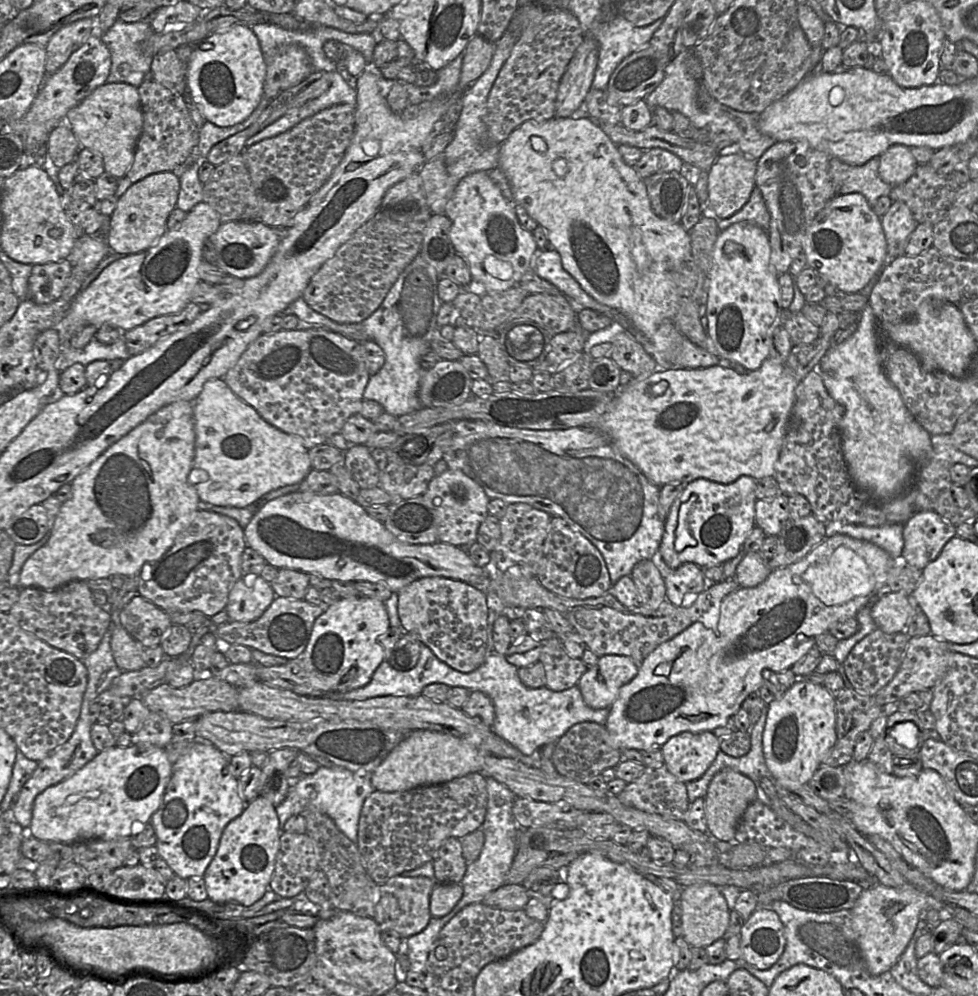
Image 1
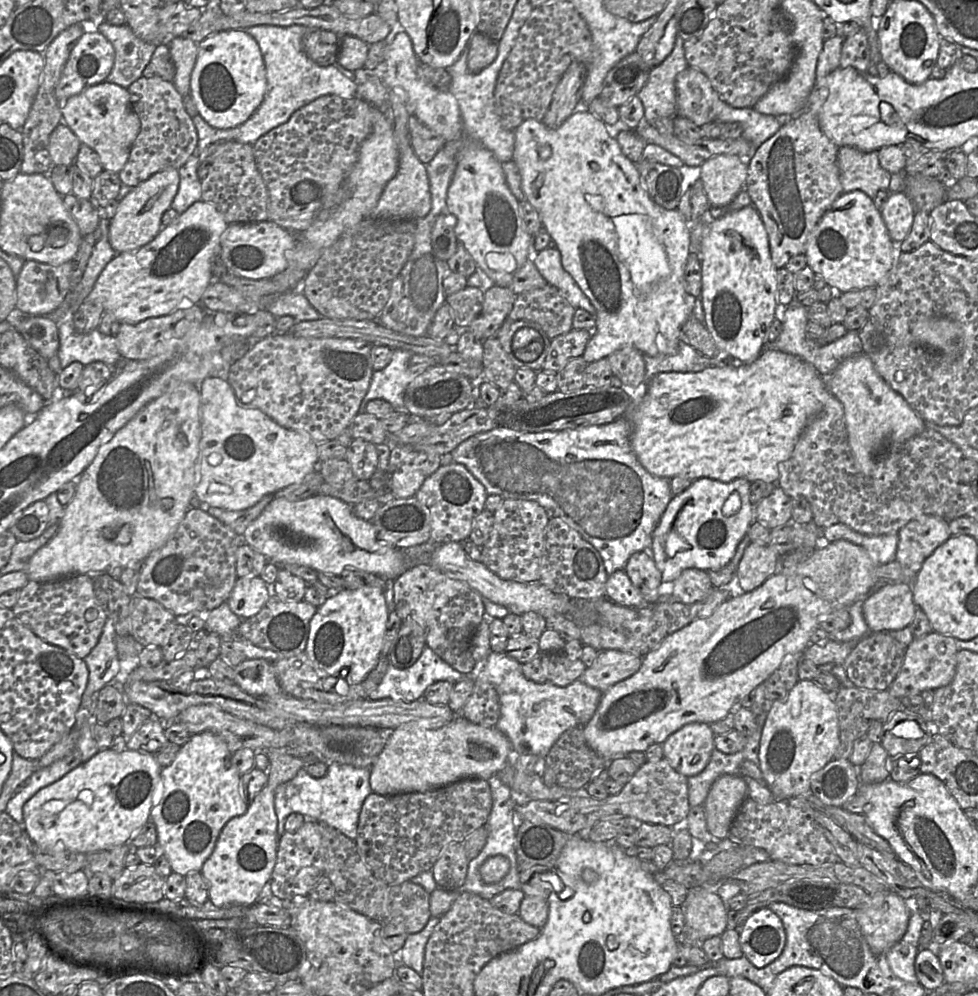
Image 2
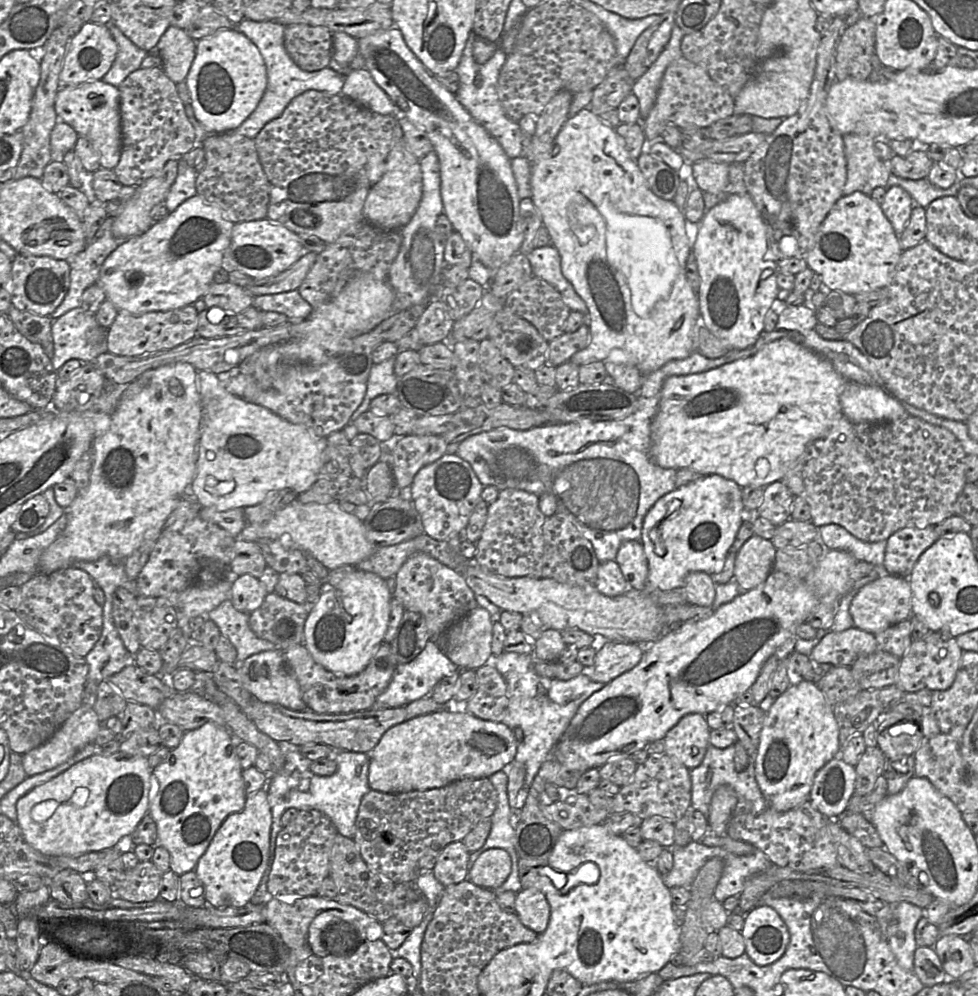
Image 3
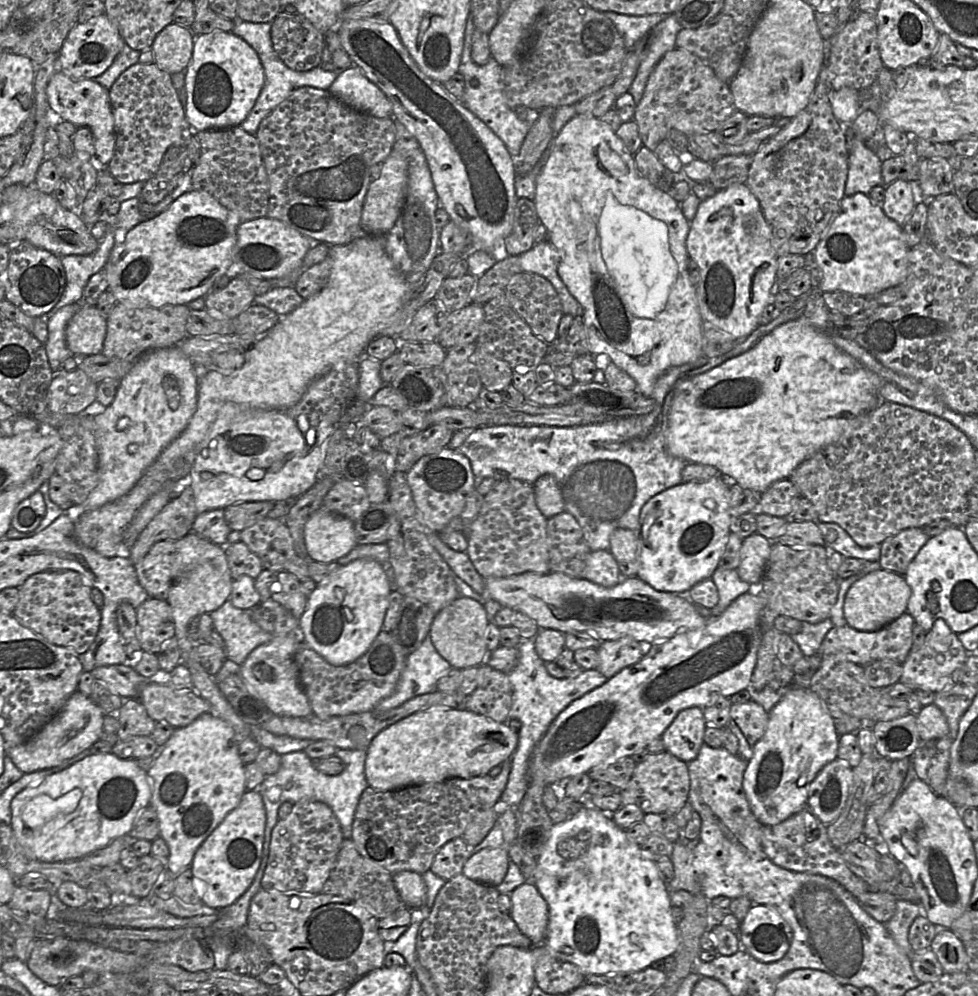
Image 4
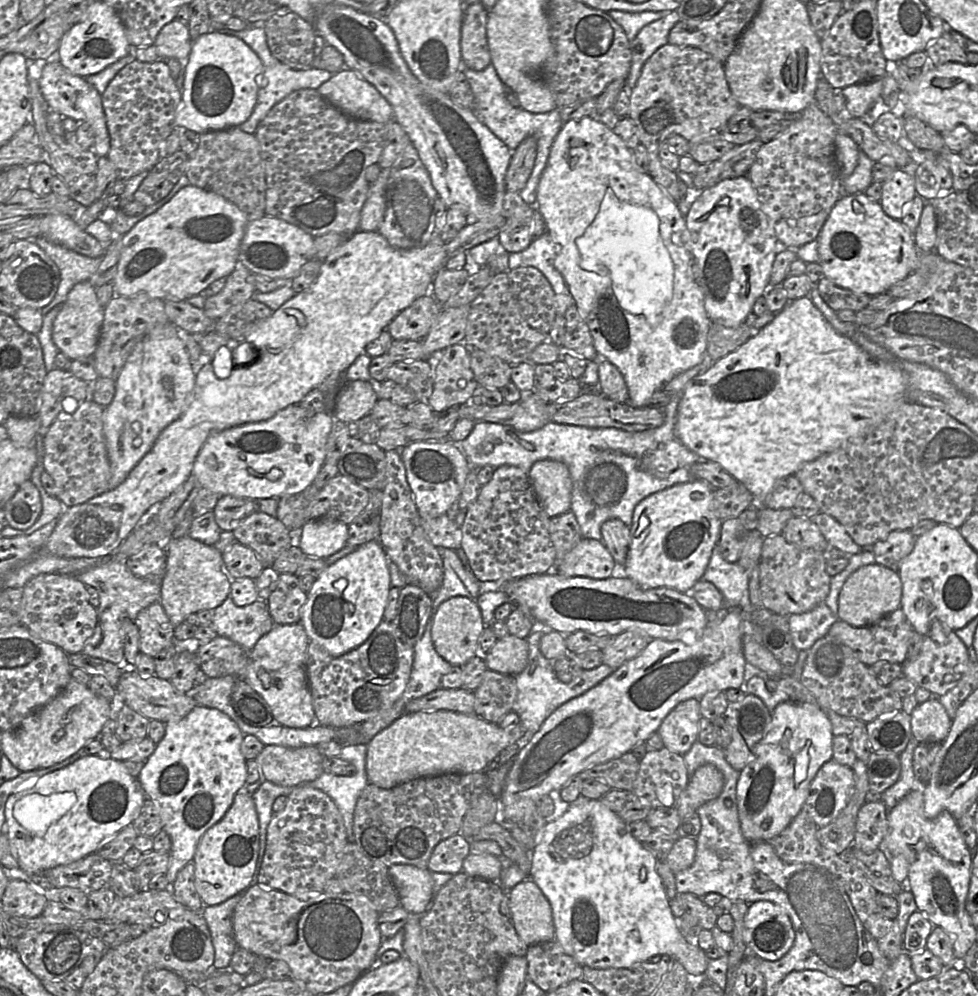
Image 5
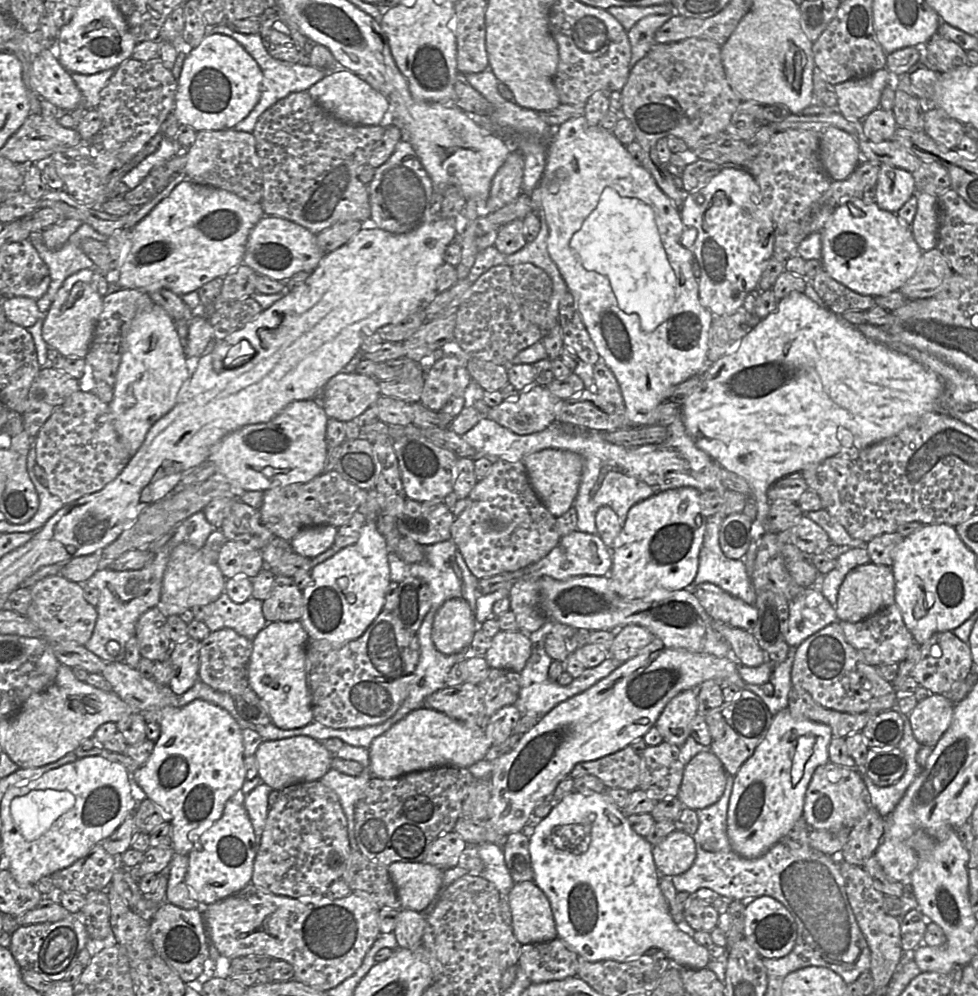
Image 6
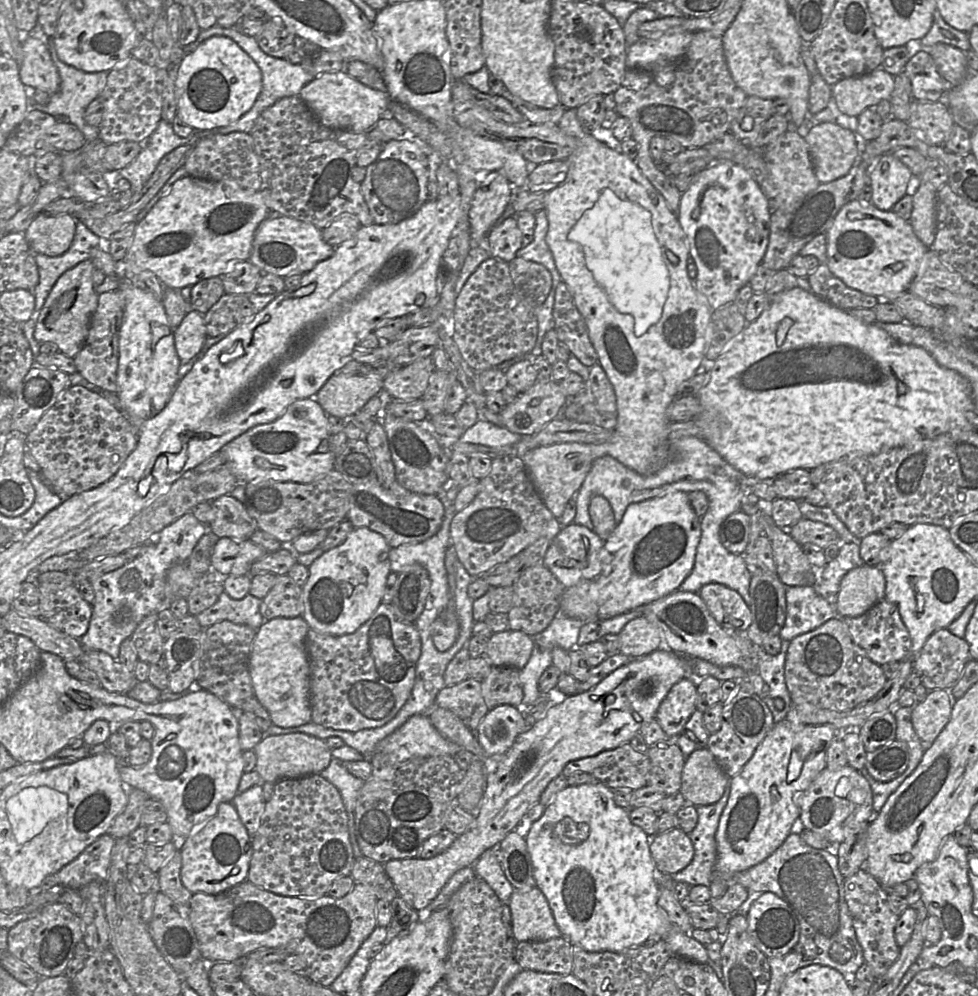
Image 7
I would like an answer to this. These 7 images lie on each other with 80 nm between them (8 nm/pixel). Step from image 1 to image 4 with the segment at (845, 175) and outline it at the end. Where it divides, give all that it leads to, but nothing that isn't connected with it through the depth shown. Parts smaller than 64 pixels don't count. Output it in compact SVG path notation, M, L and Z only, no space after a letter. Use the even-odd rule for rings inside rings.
M865 110L852 124L842 124L848 150L848 174L845 196L857 192L869 194L877 185L882 185L882 161L867 147L867 141L874 135L880 120L874 112Z

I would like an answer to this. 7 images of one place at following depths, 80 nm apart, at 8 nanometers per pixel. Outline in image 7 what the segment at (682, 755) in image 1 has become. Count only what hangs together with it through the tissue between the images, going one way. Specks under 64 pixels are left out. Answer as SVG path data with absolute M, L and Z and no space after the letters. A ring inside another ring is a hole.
M685 677L675 683L662 700L655 719L673 740L683 733L685 724L697 709L696 697L695 679Z

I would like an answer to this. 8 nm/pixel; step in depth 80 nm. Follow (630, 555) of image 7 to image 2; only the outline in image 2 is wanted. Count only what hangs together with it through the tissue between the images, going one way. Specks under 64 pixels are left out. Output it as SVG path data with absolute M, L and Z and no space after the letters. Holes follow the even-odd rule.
M700 477L671 498L653 533L650 548L655 565L661 572L662 584L672 584L686 568L717 571L731 561L752 523L750 485L751 482L744 478L724 482ZM733 491L739 494L741 506L735 513L725 514L723 505Z

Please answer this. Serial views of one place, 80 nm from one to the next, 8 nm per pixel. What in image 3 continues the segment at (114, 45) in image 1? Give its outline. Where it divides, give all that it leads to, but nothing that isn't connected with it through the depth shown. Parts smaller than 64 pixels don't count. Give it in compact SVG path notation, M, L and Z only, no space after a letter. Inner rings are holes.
M113 23L105 25L108 26L118 45L118 52L113 65L101 80L119 87L130 73L141 67L142 61L149 54L149 51L136 46Z

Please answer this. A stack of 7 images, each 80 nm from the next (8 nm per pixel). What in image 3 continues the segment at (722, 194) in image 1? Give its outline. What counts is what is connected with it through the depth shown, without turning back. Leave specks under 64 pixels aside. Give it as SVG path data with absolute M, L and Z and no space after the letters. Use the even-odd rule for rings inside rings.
M708 159L694 162L692 176L702 192L719 194L724 192L729 181L729 164L726 162L715 162Z

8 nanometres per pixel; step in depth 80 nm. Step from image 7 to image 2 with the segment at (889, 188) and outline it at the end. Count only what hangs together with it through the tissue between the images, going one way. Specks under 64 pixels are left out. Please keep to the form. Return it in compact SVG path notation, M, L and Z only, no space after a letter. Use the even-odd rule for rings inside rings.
M904 192L889 195L881 215L892 241L899 245L908 235L914 220L916 208Z

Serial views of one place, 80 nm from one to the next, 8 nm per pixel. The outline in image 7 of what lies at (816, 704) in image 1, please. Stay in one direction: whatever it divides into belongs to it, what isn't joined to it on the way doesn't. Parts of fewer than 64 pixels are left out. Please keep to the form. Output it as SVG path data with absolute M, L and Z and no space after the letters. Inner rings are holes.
M784 719L774 724L774 727L772 728L772 730L765 736L765 738L757 746L752 757L742 767L742 769L730 779L729 798L720 816L719 824L718 824L717 831L715 834L716 850L717 850L717 858L716 858L716 863L715 863L715 877L712 880L711 884L709 885L710 893L713 898L722 896L728 888L727 885L725 884L725 881L722 878L724 875L734 874L736 872L746 870L762 862L768 856L770 856L783 843L786 837L790 834L793 823L799 817L800 809L798 806L798 795L800 795L800 793L805 791L810 786L814 778L826 768L826 755L827 755L828 747L831 744L831 742L836 737L839 737L841 734L843 734L843 732L838 731L831 724L806 726L806 727L795 727L791 725L786 719Z

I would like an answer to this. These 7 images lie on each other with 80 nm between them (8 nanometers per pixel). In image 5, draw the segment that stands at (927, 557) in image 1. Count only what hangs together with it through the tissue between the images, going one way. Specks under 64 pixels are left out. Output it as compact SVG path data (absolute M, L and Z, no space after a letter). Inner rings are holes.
M895 530L873 545L875 562L898 573L902 561L912 552L916 538L909 530Z

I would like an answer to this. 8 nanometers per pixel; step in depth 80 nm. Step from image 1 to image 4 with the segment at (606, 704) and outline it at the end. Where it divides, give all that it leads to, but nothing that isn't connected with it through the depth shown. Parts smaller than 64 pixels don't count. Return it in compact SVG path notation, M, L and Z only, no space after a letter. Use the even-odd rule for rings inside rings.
M631 637L603 641L597 648L596 669L609 679L623 668L637 663L650 646L648 642L638 642Z

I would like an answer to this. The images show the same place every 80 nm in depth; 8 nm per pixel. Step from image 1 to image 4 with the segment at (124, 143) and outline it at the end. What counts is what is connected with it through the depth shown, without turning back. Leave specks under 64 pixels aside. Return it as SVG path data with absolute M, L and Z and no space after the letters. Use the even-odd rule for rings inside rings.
M58 70L49 80L46 93L51 110L62 120L77 127L90 128L94 136L96 163L107 166L114 155L116 143L109 90L93 79L74 79Z

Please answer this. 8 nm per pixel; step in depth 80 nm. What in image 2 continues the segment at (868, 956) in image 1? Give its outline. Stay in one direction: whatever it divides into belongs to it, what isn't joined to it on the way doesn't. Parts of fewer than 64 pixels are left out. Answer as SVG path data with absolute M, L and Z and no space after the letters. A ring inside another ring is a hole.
M891 890L872 895L866 905L856 909L861 932L875 955L886 954L903 938L910 913L905 899Z

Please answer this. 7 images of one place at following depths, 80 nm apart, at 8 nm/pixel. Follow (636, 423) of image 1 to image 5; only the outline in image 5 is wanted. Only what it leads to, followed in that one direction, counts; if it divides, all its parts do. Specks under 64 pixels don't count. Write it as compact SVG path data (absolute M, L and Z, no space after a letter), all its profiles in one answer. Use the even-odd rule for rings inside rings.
M805 296L788 302L775 315L773 321L756 335L737 350L716 361L705 373L688 381L678 403L675 434L679 441L701 460L720 464L739 483L743 484L753 495L756 507L762 510L767 508L765 507L766 497L777 481L795 474L805 462L842 446L851 437L860 432L866 432L869 428L879 424L895 407L905 401L905 389L906 377L900 368L874 359L857 344L839 334L813 304L810 297Z

